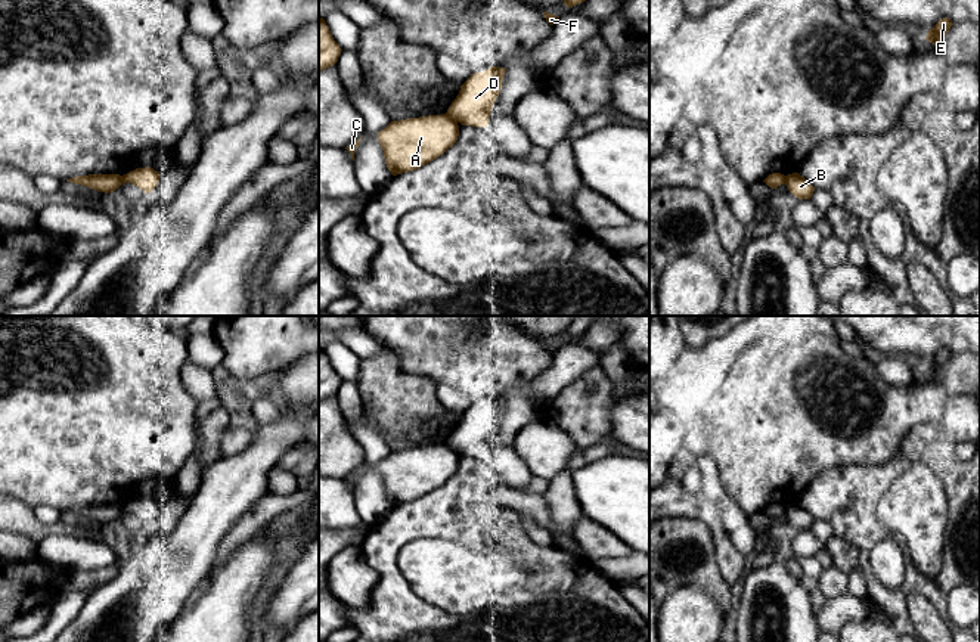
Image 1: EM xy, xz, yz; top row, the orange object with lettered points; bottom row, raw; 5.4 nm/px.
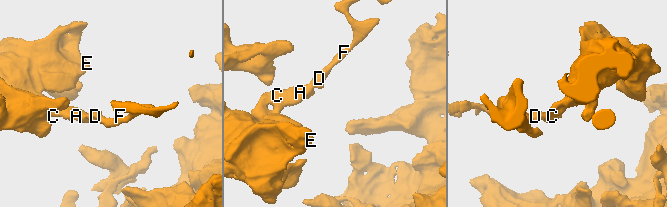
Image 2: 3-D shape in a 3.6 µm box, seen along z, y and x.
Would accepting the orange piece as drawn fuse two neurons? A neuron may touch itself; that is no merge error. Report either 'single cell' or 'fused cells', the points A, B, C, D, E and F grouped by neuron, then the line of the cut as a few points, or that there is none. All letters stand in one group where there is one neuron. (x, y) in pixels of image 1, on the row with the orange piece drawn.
fused cells; groups A B C E / D F; cut xz (446, 112), (456, 123)

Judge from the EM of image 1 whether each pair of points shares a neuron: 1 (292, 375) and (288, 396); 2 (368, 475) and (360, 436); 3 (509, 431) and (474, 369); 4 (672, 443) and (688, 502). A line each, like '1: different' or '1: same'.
1: same
2: same
3: same
4: different

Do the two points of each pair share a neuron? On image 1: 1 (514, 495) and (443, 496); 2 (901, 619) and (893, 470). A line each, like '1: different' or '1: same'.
1: different
2: same

